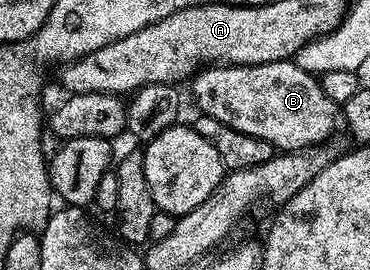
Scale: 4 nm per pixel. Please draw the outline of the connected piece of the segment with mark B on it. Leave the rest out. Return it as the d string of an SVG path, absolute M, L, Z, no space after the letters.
M297 61L264 63L239 67L236 65L209 65L192 76L193 99L202 111L202 116L219 120L229 127L239 129L253 137L267 141L278 152L301 152L309 147L324 144L339 125L339 107L324 92L322 80L311 72L304 71Z

